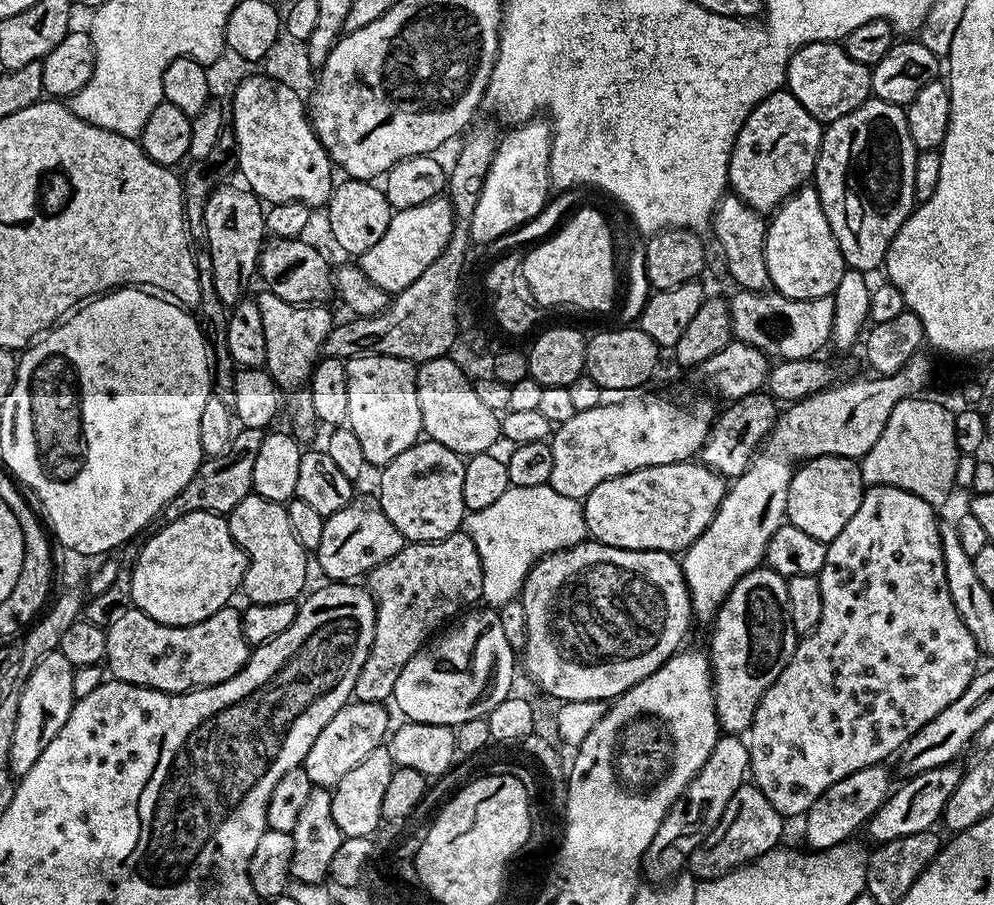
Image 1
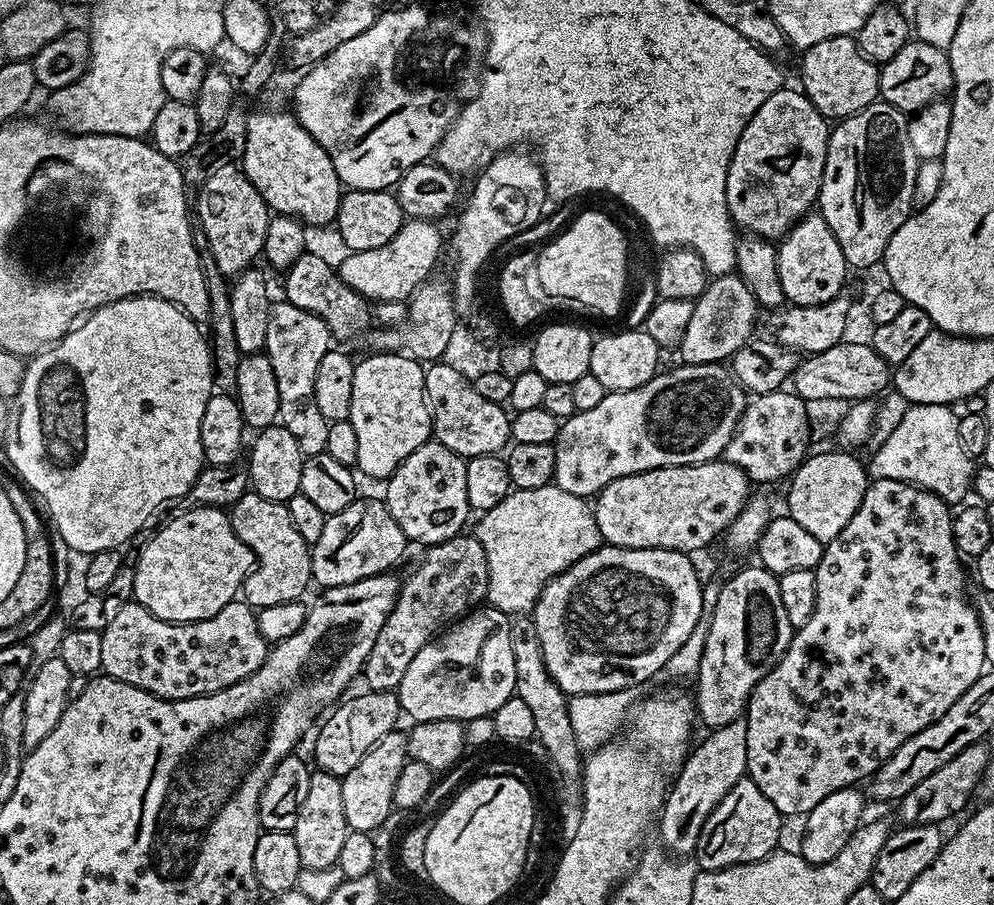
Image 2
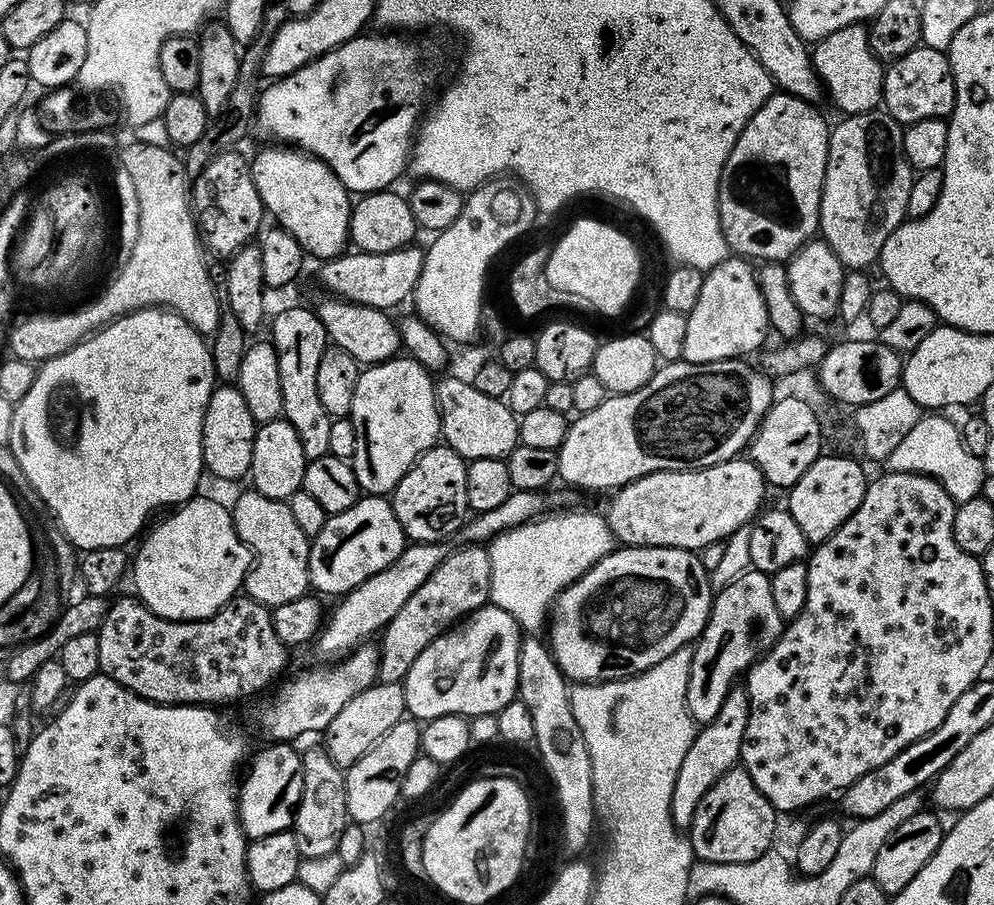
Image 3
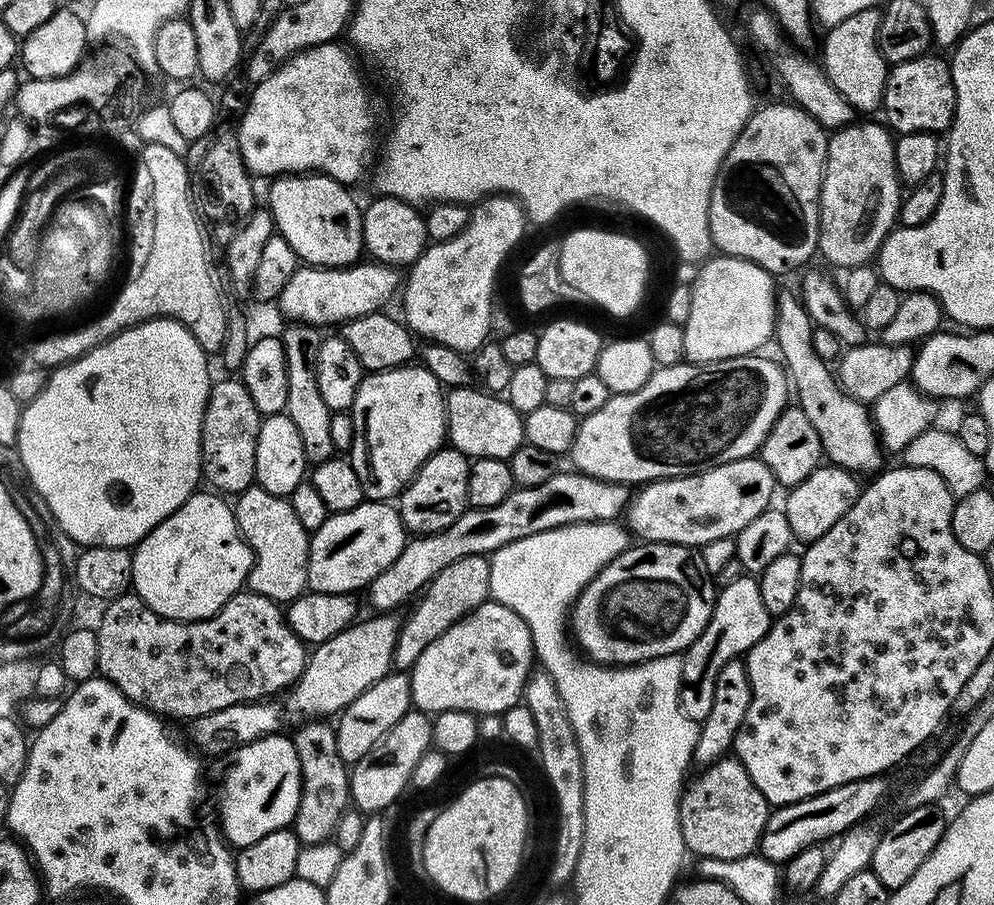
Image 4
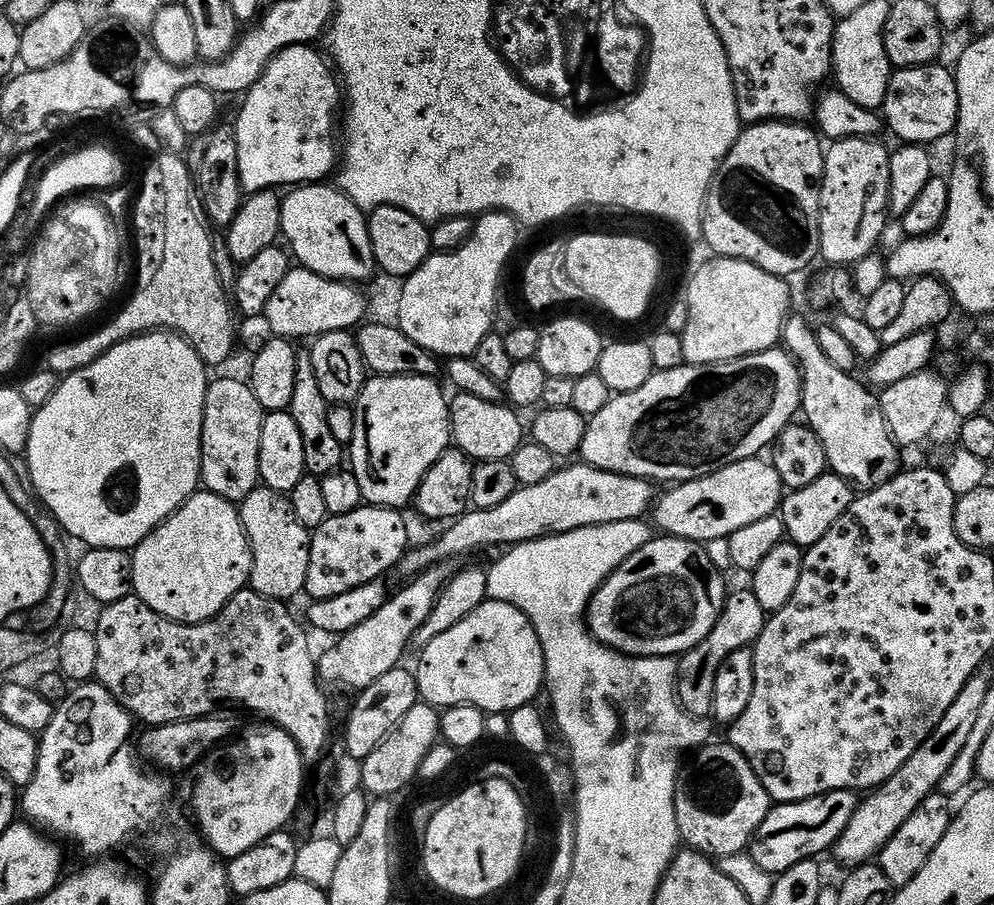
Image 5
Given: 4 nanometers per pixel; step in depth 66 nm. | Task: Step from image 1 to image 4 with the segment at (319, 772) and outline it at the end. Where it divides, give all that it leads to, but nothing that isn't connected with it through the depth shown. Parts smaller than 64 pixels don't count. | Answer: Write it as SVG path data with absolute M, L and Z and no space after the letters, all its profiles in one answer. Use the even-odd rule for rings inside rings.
M393 670L383 676L374 686L362 690L354 702L350 702L339 713L335 721L336 741L338 754L344 759L345 764L351 766L360 761L363 756L370 754L372 747L387 734L395 724L413 707L412 702L412 677L407 671Z

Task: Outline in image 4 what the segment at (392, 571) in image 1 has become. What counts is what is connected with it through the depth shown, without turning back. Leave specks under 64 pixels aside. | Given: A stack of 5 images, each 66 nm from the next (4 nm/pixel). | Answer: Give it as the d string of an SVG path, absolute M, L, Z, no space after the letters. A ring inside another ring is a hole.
M463 556L458 558L458 562L450 562L450 566L446 566L446 570L439 572L428 583L419 599L411 605L412 613L408 617L406 615L403 617L392 655L393 665L400 670L412 669L414 662L418 662L422 650L426 650L426 646L430 646L434 638L450 630L454 622L458 622L478 605L485 603L489 596L490 560L488 556Z

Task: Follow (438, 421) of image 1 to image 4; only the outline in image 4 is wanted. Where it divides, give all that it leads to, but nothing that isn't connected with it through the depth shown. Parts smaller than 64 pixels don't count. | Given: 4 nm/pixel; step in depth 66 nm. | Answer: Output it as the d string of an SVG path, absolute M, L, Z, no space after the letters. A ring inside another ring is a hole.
M476 386L453 387L447 393L444 401L444 418L446 421L446 436L451 447L456 448L469 458L485 456L486 458L507 460L514 454L514 450L518 450L521 444L525 443L524 416L516 412L514 406L508 404L507 399L483 391Z

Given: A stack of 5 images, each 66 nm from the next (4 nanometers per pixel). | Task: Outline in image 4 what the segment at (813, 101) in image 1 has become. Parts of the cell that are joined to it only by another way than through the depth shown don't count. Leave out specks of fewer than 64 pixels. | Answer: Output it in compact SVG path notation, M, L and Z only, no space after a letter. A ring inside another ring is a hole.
M879 7L864 9L829 27L826 32L828 37L824 40L824 73L828 75L828 81L832 83L834 90L838 90L838 94L842 94L842 98L846 98L846 102L850 102L850 106L860 114L872 114L872 111L875 108L877 111L884 102L884 83L890 65L876 41L880 13Z

